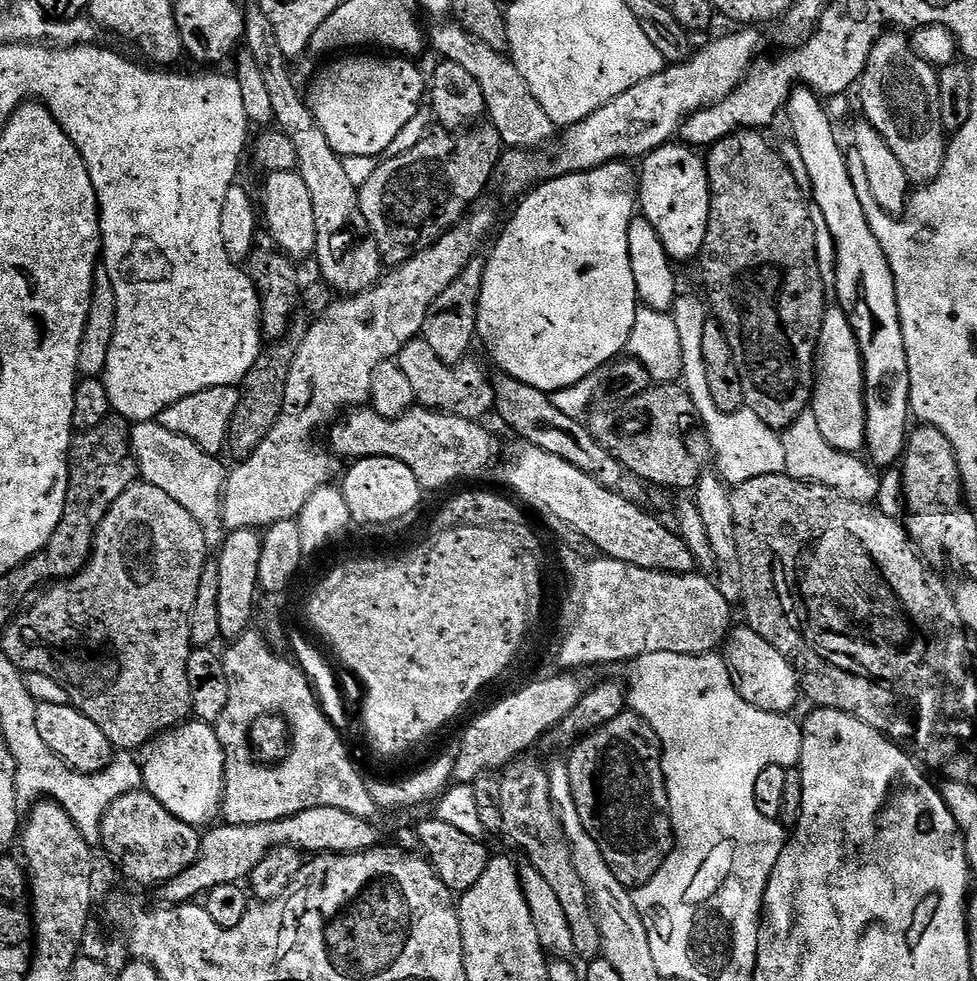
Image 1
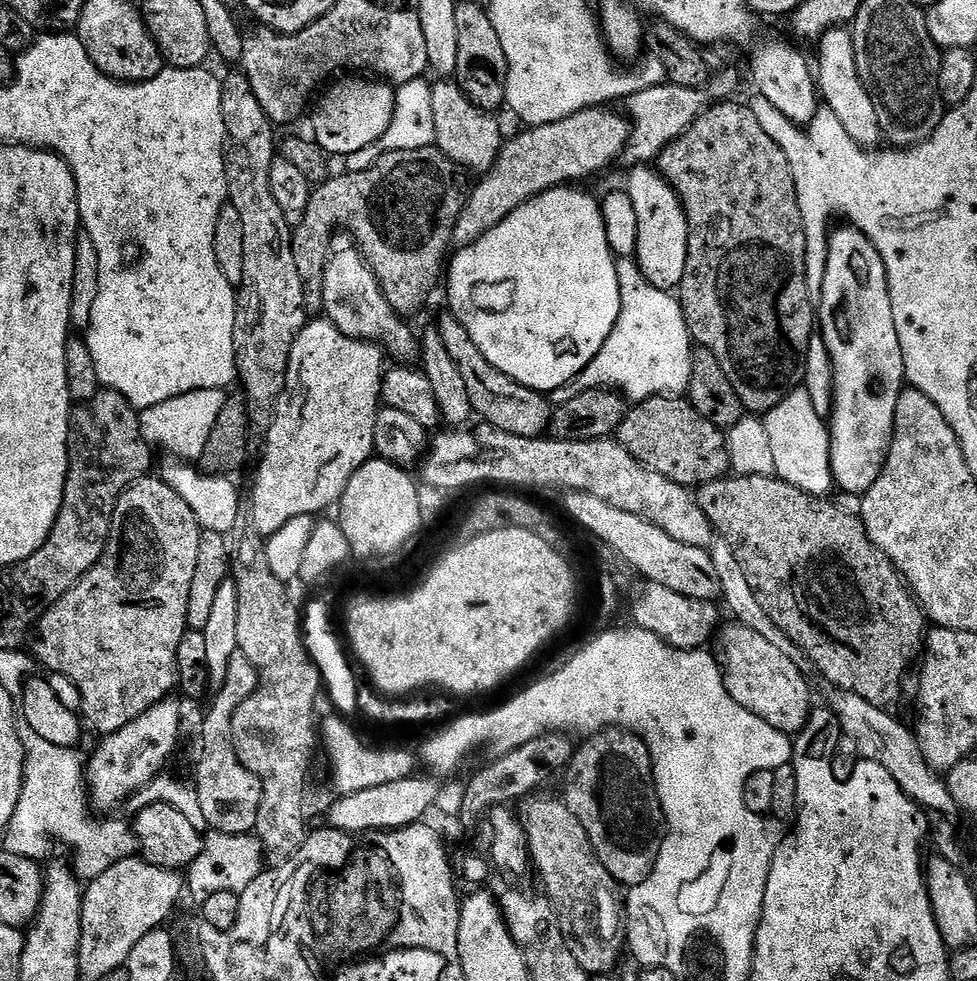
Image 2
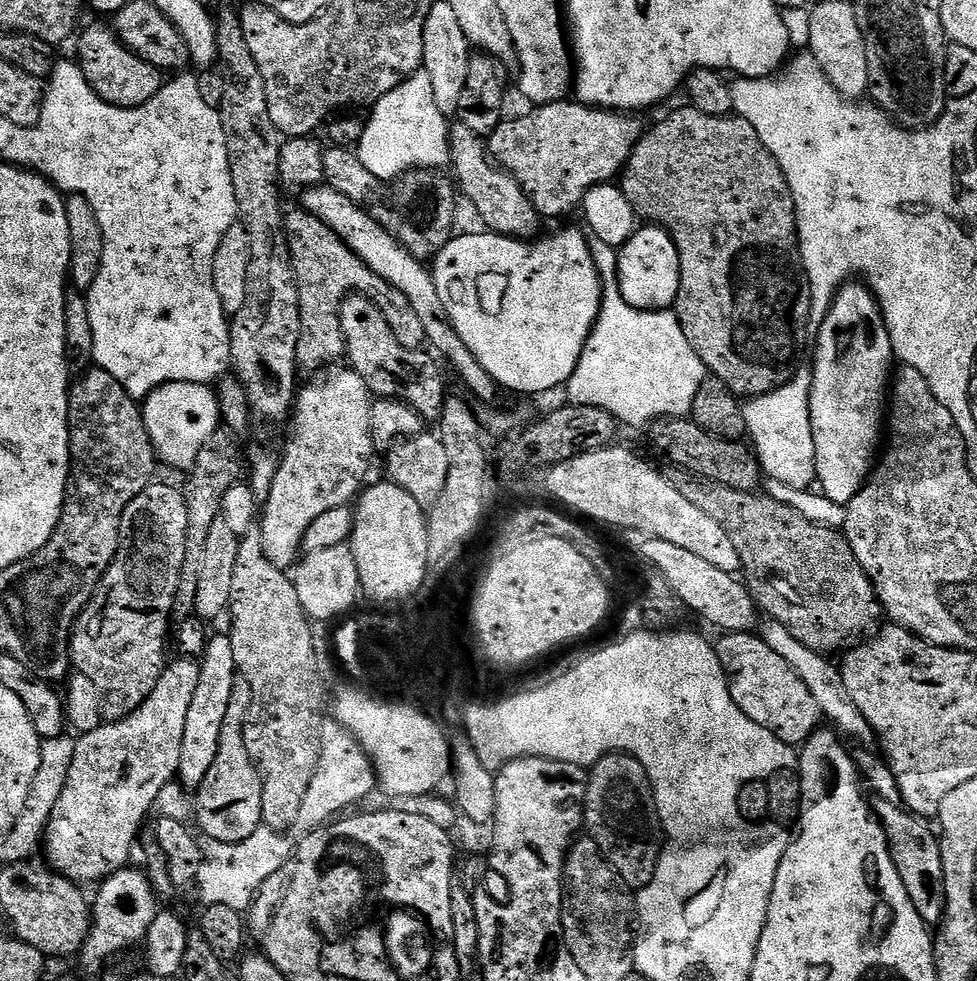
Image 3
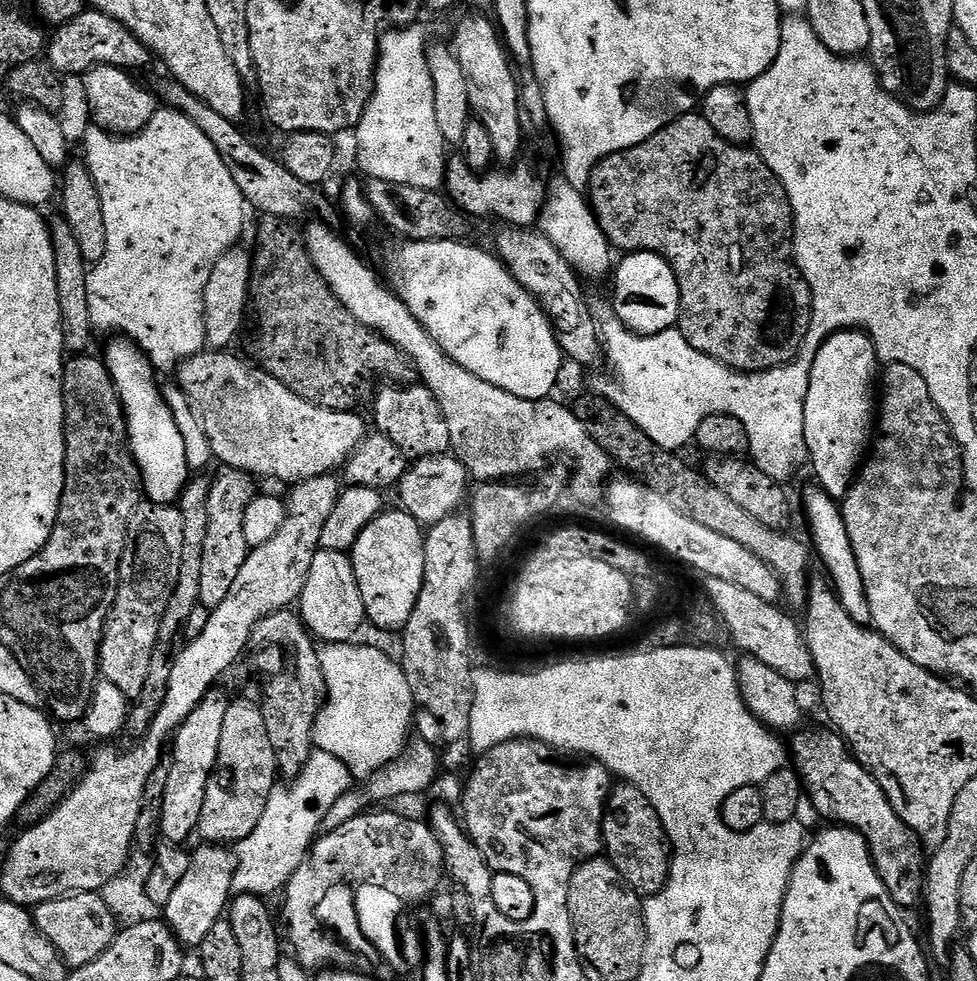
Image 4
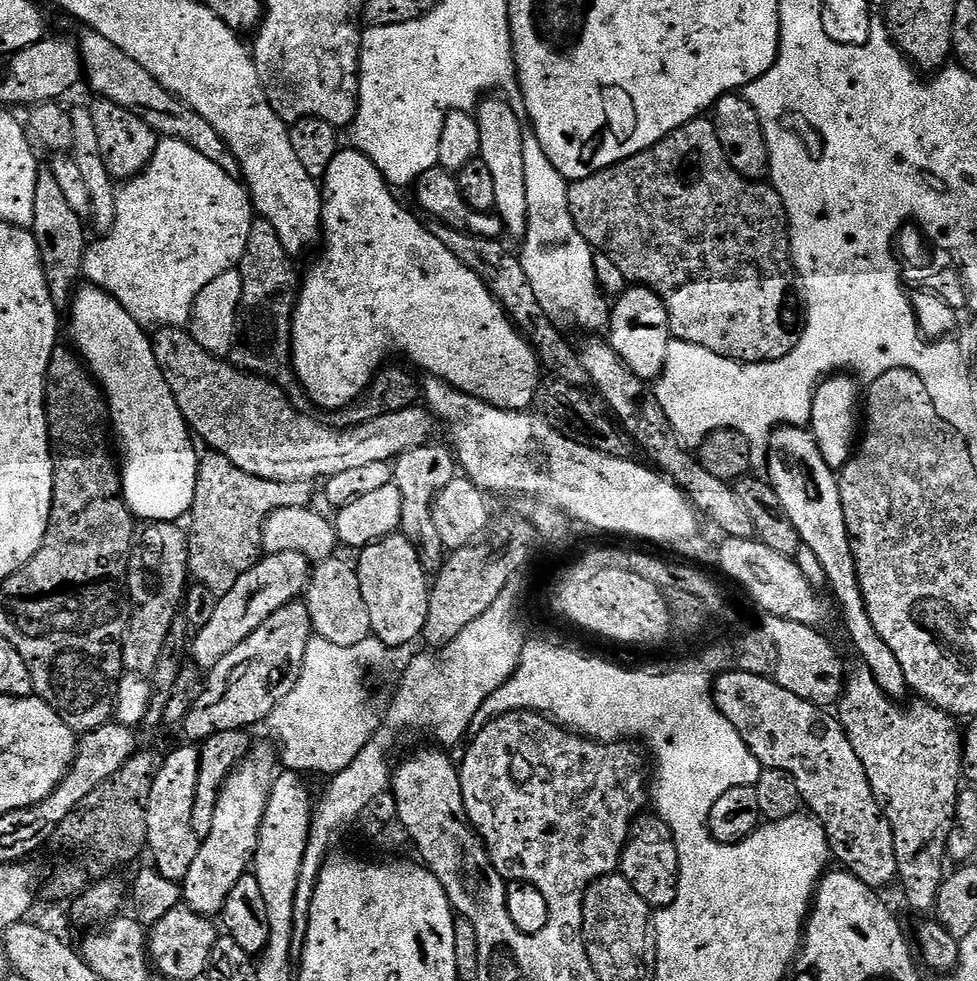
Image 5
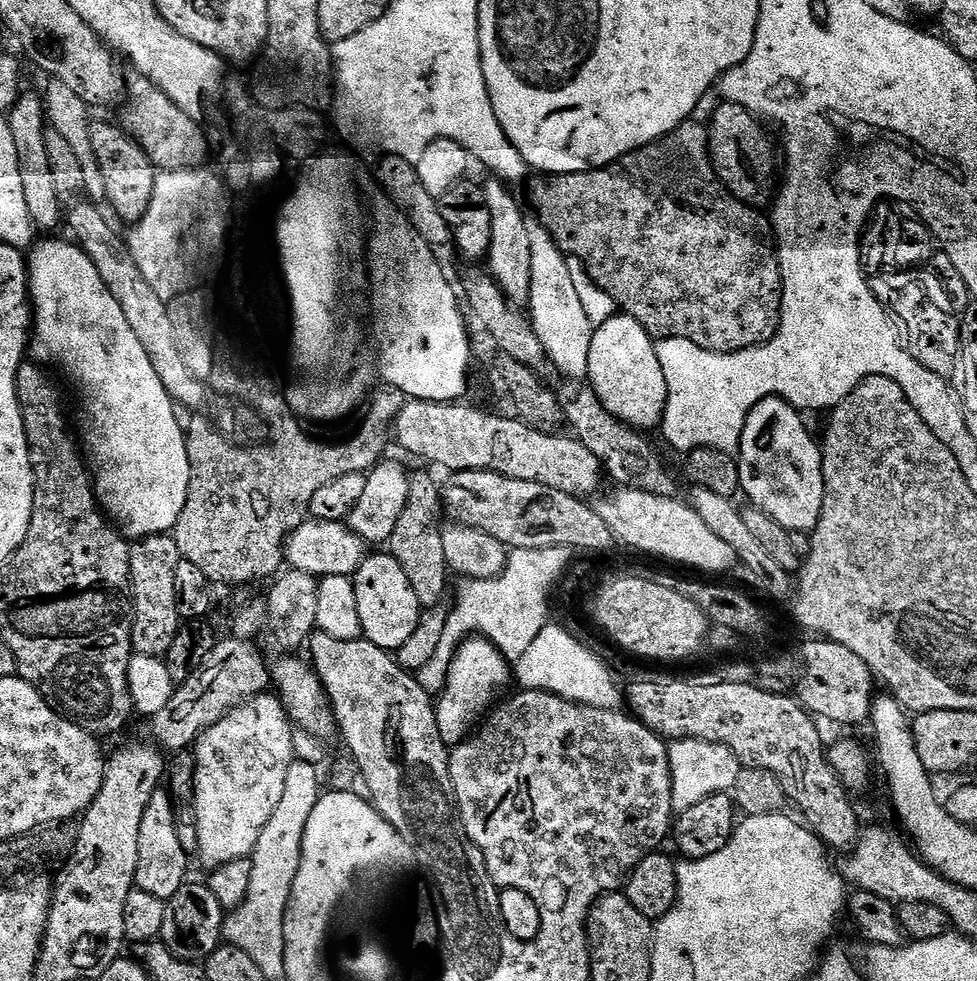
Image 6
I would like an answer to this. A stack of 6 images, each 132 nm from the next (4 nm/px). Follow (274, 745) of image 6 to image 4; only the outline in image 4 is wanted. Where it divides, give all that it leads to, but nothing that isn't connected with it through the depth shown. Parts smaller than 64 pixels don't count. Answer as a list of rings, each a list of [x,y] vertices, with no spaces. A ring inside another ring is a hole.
[[[200,846],[197,852],[191,853],[192,861],[190,862],[190,870],[186,870],[186,874],[182,877],[182,882],[178,882],[174,895],[170,897],[170,902],[162,910],[163,919],[169,928],[176,935],[181,945],[199,946],[202,938],[206,938],[214,922],[218,922],[226,912],[230,904],[230,897],[233,895],[232,879],[236,873],[236,857],[227,847],[224,846]]]

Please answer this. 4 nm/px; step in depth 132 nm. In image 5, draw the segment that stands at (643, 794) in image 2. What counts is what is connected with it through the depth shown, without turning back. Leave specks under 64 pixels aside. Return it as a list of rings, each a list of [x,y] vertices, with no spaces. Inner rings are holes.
[[[655,814],[637,816],[632,835],[628,837],[628,844],[620,859],[618,872],[628,879],[630,886],[634,886],[638,894],[642,894],[649,908],[659,910],[674,902],[680,881],[678,850],[672,831],[664,825],[662,817]]]

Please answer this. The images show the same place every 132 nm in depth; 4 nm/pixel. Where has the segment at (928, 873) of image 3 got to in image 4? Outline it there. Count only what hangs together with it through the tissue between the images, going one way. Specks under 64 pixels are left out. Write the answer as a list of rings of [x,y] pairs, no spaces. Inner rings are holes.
[[[812,728],[809,732],[800,730],[791,737],[790,760],[800,774],[807,799],[812,799],[817,814],[828,819],[825,821],[862,834],[872,850],[872,861],[886,890],[901,910],[921,907],[926,852],[920,839],[906,826],[906,822],[902,822],[902,818],[898,818],[882,786],[878,786],[876,779],[857,762],[844,737],[835,730],[824,728]]]

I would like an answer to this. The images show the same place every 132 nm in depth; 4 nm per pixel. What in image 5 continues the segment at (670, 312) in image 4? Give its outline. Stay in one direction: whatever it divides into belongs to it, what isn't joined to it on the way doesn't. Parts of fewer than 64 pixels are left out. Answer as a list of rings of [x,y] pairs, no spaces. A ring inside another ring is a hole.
[[[628,286],[611,305],[606,339],[637,378],[645,382],[655,381],[664,371],[666,350],[670,343],[668,315],[660,296],[643,286]]]

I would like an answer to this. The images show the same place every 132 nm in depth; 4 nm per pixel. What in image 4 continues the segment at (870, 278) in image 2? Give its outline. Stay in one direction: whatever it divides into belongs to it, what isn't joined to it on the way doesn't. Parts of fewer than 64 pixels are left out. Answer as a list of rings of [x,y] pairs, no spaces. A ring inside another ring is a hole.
[[[859,330],[835,332],[818,350],[814,366],[810,370],[806,402],[804,403],[804,441],[808,447],[808,460],[816,475],[819,491],[840,502],[848,495],[858,469],[866,456],[866,449],[874,436],[874,405],[878,400],[878,388],[872,383],[878,380],[876,347],[872,339]]]

